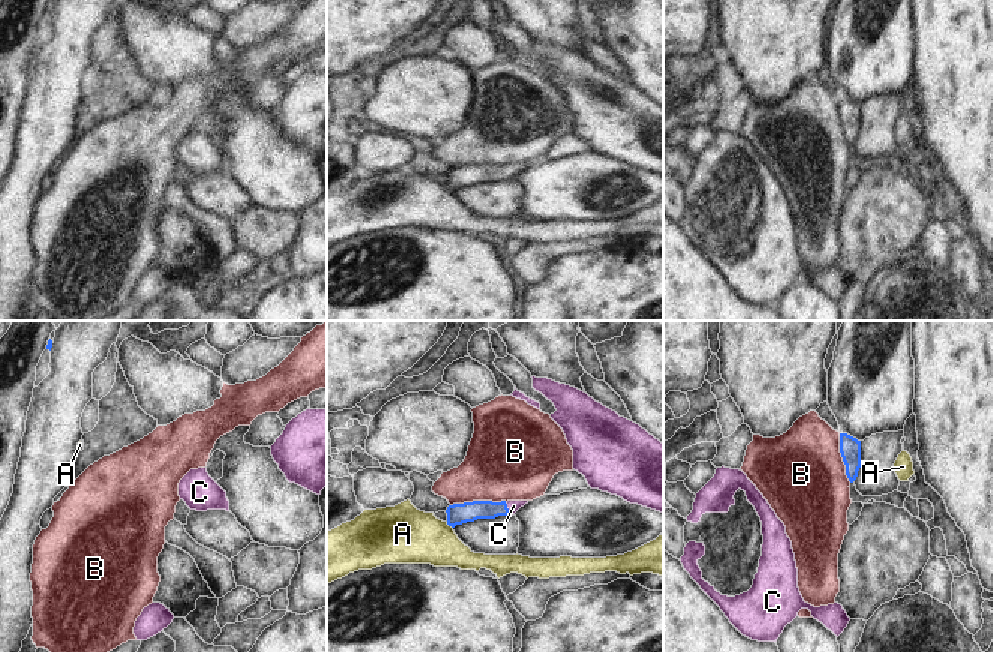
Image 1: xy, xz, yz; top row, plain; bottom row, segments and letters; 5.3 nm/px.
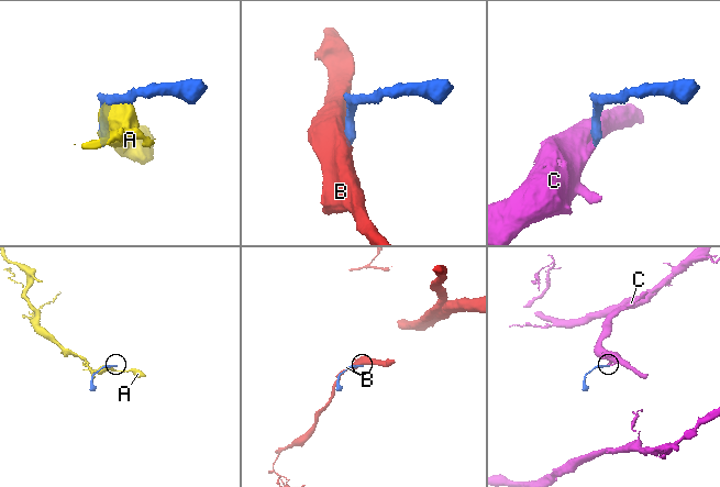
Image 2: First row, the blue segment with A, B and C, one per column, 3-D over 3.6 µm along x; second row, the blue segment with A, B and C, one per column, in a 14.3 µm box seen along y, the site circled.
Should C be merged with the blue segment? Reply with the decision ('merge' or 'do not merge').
merge

